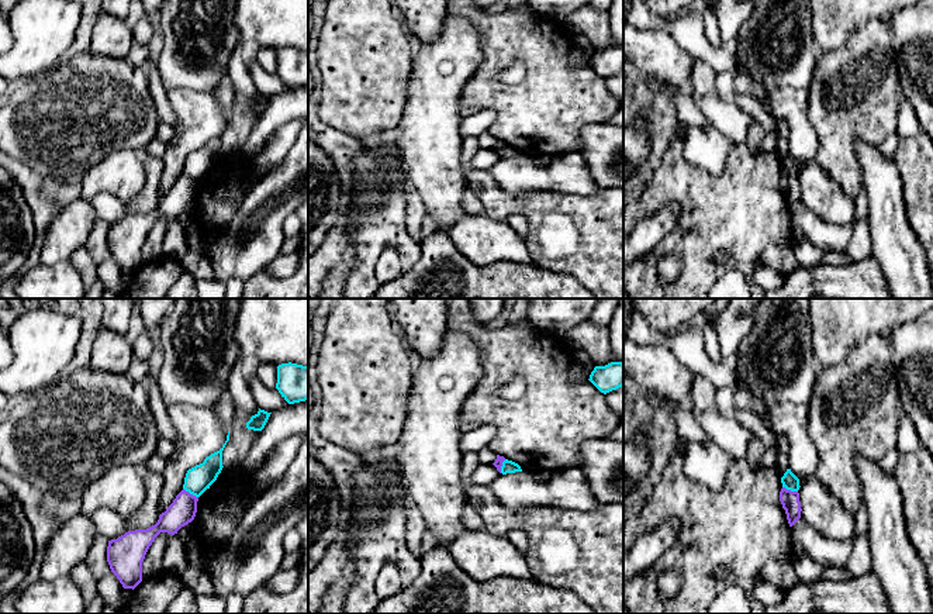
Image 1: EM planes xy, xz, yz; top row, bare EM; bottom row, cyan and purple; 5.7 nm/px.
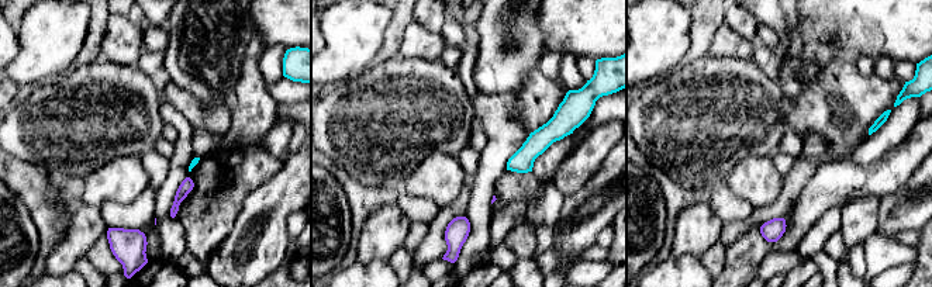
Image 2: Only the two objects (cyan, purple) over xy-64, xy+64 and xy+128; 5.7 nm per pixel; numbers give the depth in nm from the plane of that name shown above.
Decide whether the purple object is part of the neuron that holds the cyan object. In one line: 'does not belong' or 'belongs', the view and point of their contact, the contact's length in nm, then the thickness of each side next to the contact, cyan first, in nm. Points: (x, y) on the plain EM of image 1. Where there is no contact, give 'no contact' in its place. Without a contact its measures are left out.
does not belong | xy (190, 178) | 110 nm | 150/150 nm

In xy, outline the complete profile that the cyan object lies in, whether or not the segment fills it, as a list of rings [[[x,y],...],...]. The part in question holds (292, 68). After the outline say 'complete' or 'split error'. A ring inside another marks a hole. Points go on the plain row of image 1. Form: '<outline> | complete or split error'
[[[279,49],[276,73],[288,89],[308,84],[308,51]]] | complete

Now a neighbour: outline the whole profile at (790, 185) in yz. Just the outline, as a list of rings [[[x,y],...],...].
[[[782,172],[780,176],[780,186],[782,189],[782,193],[785,194],[788,208],[789,211],[792,211],[801,203],[802,193],[799,186],[799,177]]]

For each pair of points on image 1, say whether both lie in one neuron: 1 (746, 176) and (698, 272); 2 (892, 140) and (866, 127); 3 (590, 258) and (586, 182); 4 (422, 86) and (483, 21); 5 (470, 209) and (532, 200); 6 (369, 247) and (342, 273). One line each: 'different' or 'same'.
1: same
2: different
3: different
4: different
5: different
6: different

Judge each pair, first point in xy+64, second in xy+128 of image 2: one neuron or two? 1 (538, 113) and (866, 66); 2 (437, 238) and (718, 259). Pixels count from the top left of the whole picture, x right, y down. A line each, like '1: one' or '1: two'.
1: two
2: two

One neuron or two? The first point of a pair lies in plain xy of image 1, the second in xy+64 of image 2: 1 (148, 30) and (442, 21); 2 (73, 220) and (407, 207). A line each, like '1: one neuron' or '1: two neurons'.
1: one neuron
2: two neurons

